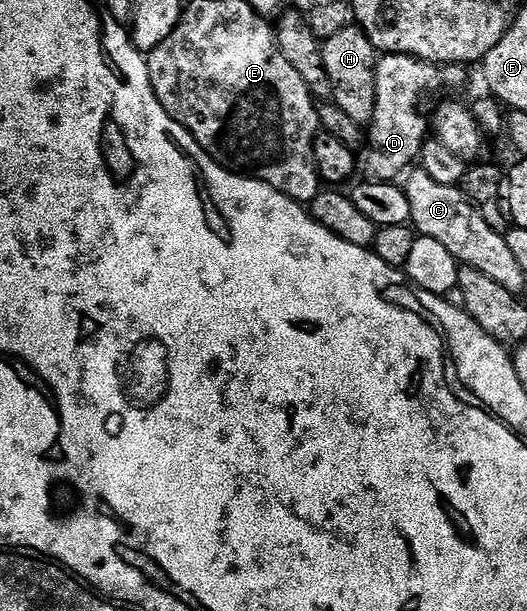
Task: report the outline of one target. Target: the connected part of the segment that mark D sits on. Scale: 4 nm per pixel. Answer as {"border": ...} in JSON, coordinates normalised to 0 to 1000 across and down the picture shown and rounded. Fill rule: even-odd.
{"border":[[[729,88],[715,97],[713,178],[706,201],[694,209],[694,241],[687,249],[687,282],[696,293],[757,296],[795,264],[797,247],[816,216],[816,196],[808,183],[805,190],[805,155],[831,149],[841,137],[850,144],[877,142],[888,131],[888,118],[886,110],[871,105],[829,108],[814,105],[810,98],[795,98],[791,92]]]}

